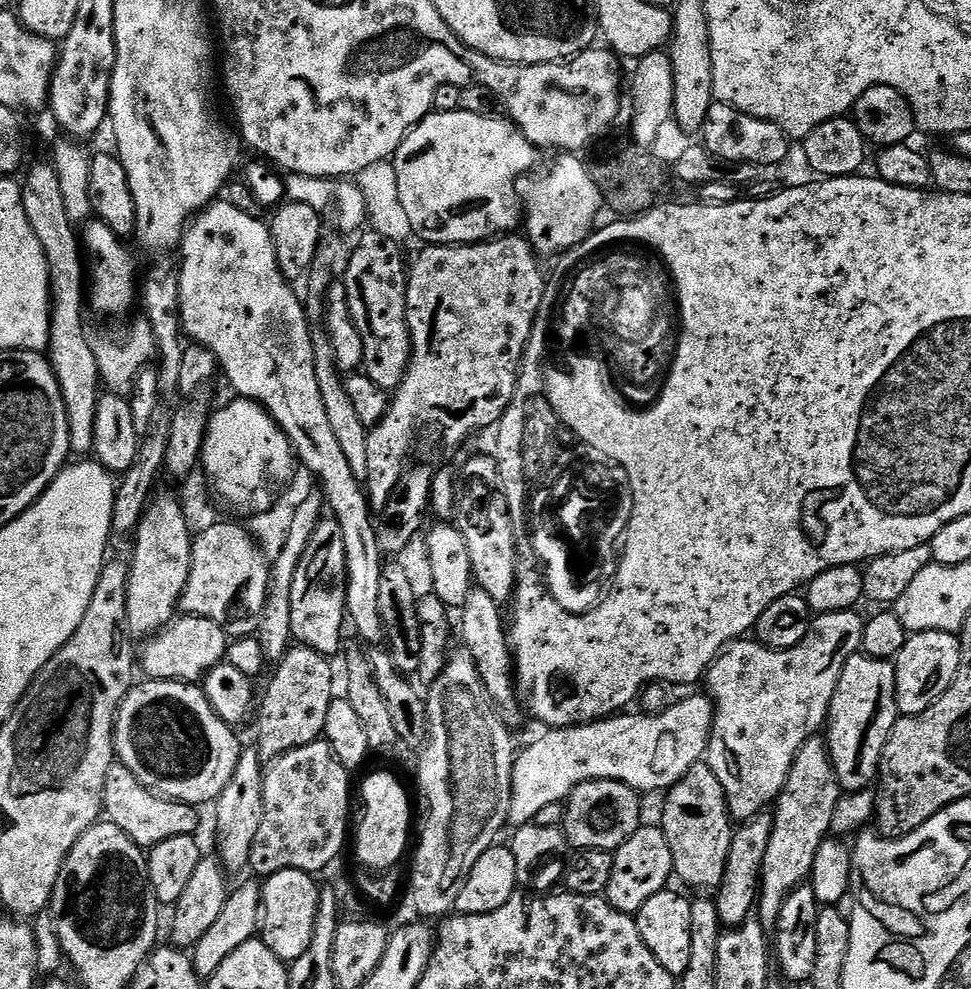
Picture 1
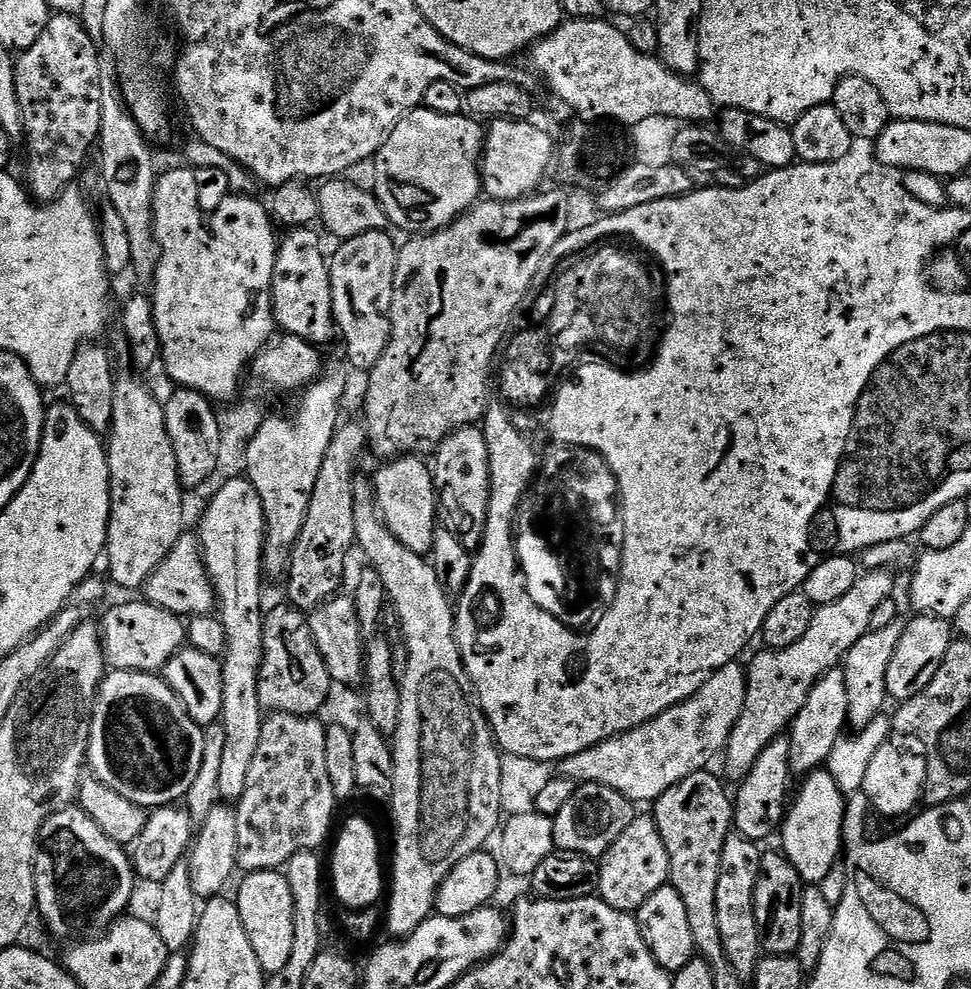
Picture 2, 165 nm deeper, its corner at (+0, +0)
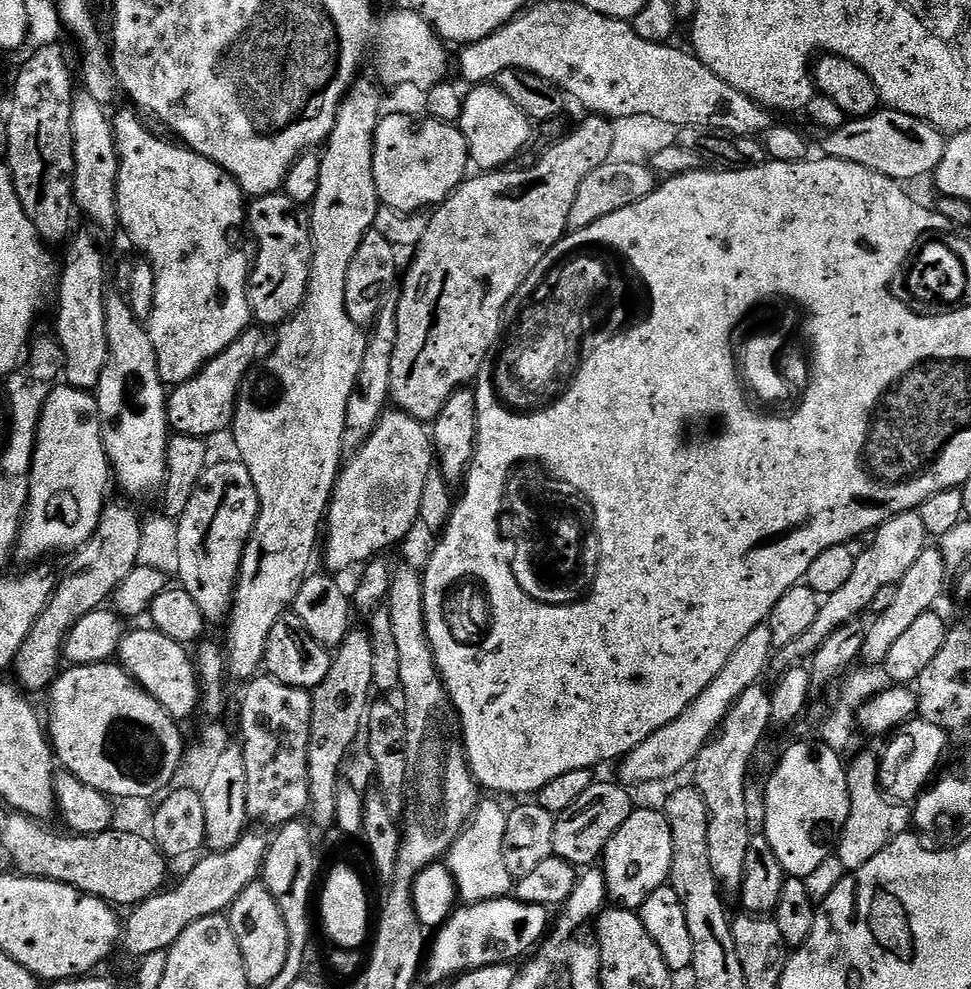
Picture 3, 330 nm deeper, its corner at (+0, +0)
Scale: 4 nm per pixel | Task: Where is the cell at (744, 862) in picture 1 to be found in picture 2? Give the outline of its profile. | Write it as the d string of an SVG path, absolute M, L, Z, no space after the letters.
M781 734L762 750L758 762L748 775L739 781L737 792L734 792L734 828L737 833L757 842L764 842L767 836L781 831L786 815L786 801L789 799L788 787L794 783L790 770L790 742L787 735Z

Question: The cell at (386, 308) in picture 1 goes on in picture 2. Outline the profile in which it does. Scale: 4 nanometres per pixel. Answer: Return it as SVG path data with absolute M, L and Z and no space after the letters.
M387 231L359 234L339 245L336 253L331 253L328 269L332 279L332 301L334 302L334 318L339 335L344 336L344 352L348 360L356 368L370 370L386 354L392 323L388 312L392 308L394 298L394 270L398 266L398 251Z

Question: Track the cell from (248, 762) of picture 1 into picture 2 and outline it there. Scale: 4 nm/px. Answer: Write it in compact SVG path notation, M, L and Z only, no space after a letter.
M246 478L225 479L220 489L212 496L204 517L200 520L198 535L200 549L204 552L204 565L212 579L212 588L216 591L218 615L222 626L226 626L228 645L222 657L224 665L224 745L220 748L220 765L216 768L216 788L220 791L221 801L238 802L246 790L246 778L250 775L250 766L254 763L254 754L258 751L258 740L262 738L262 726L265 713L258 702L258 678L264 657L264 617L259 605L259 590L266 580L264 570L264 507L258 490Z

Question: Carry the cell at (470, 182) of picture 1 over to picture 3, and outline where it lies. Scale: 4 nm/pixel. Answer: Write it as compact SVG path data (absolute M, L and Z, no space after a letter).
M400 112L381 115L376 133L372 136L374 150L374 182L383 207L392 208L399 213L423 213L435 209L444 203L444 199L463 184L470 172L468 143L456 124L444 124L440 120L424 118L421 124L415 124L408 116Z

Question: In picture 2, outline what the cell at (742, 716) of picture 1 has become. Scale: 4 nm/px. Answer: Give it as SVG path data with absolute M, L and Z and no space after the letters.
M886 568L865 571L854 582L854 590L850 590L850 594L838 598L838 602L833 604L817 607L814 622L810 622L810 630L806 630L802 642L775 650L760 650L752 665L747 665L746 702L723 757L733 781L739 782L748 775L762 750L766 750L766 746L770 746L770 742L774 742L774 738L791 725L798 710L806 706L810 690L814 690L816 683L843 661L844 655L852 649L854 642L858 642L858 638L869 632L874 610L878 610L882 602L893 599L896 580L892 576L895 575Z

